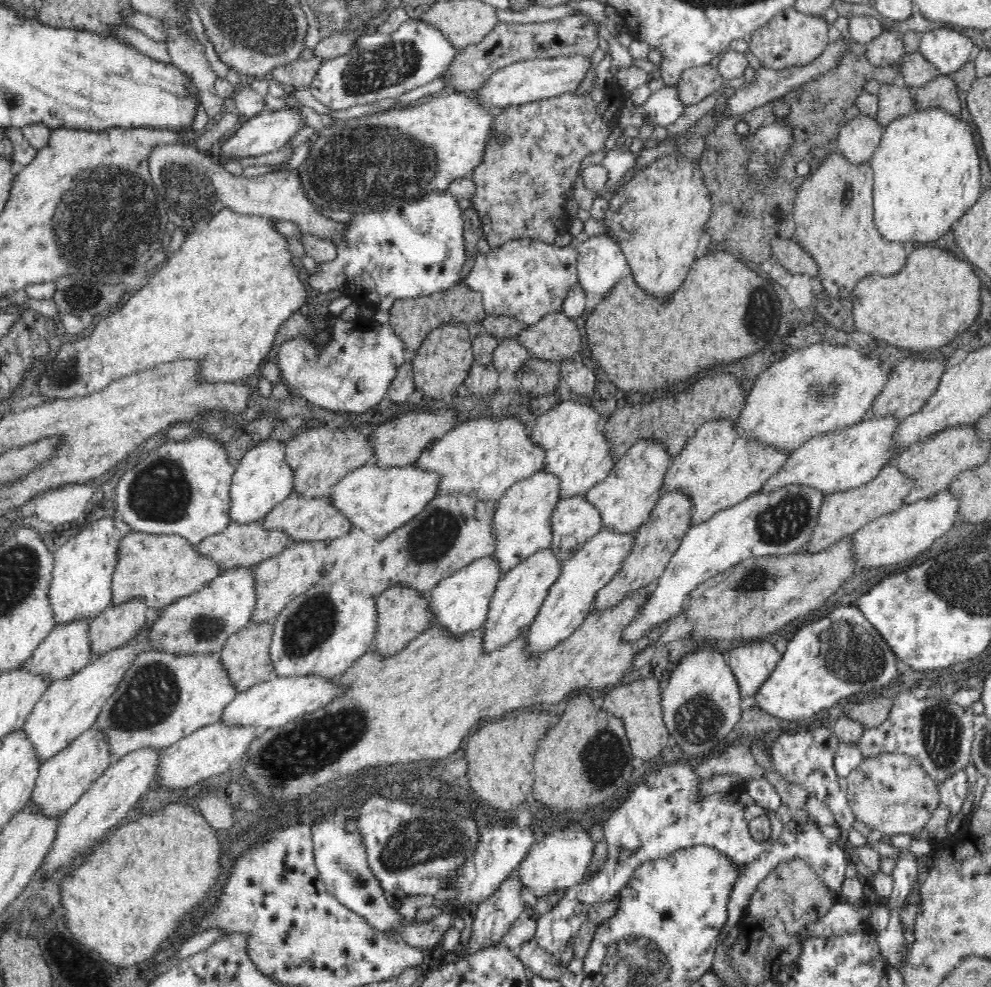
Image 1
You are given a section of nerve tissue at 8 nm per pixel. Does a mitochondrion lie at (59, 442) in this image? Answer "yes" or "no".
no

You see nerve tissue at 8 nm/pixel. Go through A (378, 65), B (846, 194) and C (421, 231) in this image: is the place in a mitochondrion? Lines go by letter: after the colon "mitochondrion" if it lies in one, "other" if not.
A: mitochondrion
B: other
C: mitochondrion

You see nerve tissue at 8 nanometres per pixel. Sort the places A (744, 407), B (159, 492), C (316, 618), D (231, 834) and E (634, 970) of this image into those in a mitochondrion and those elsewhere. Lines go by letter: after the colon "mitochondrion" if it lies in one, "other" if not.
A: other
B: mitochondrion
C: mitochondrion
D: other
E: mitochondrion

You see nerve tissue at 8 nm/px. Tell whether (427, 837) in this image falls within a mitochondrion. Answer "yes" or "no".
yes

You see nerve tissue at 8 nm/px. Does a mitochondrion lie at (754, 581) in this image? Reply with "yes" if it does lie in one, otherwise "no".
yes

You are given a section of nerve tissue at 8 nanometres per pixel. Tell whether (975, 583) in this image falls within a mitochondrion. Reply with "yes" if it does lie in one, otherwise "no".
yes

